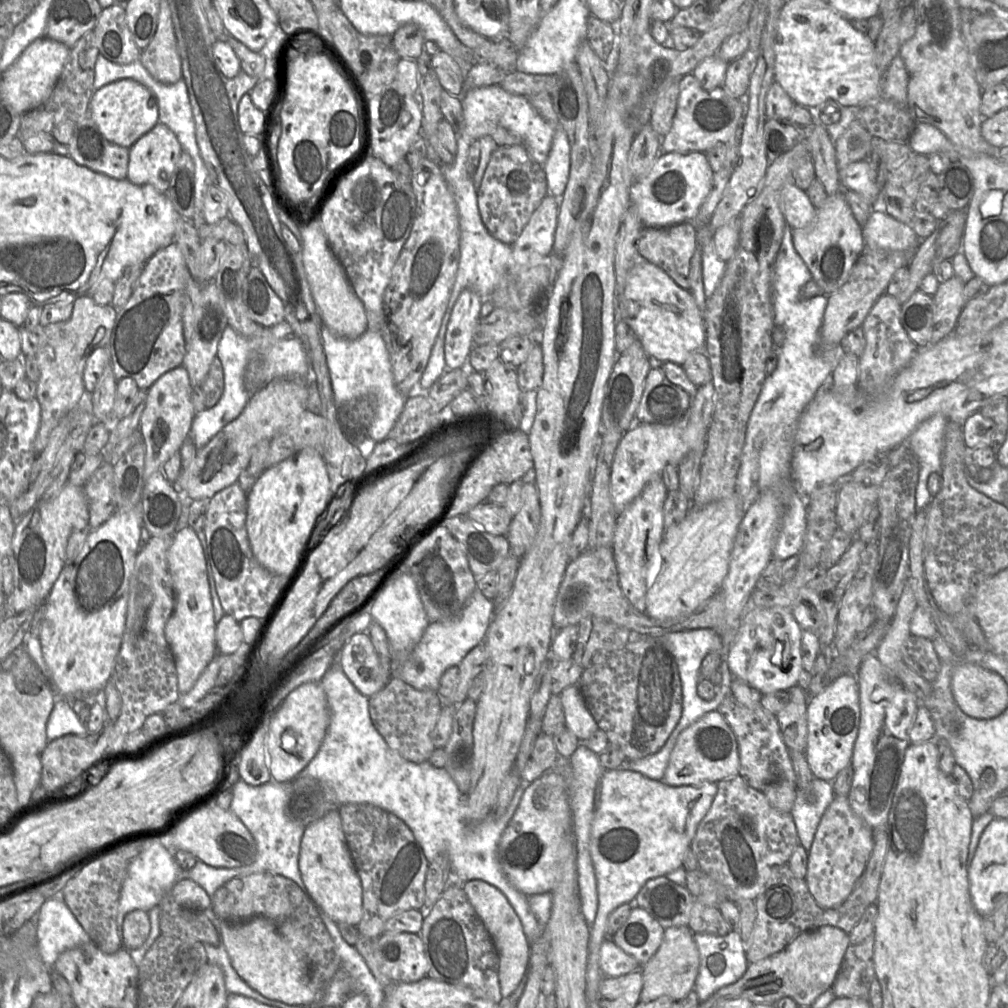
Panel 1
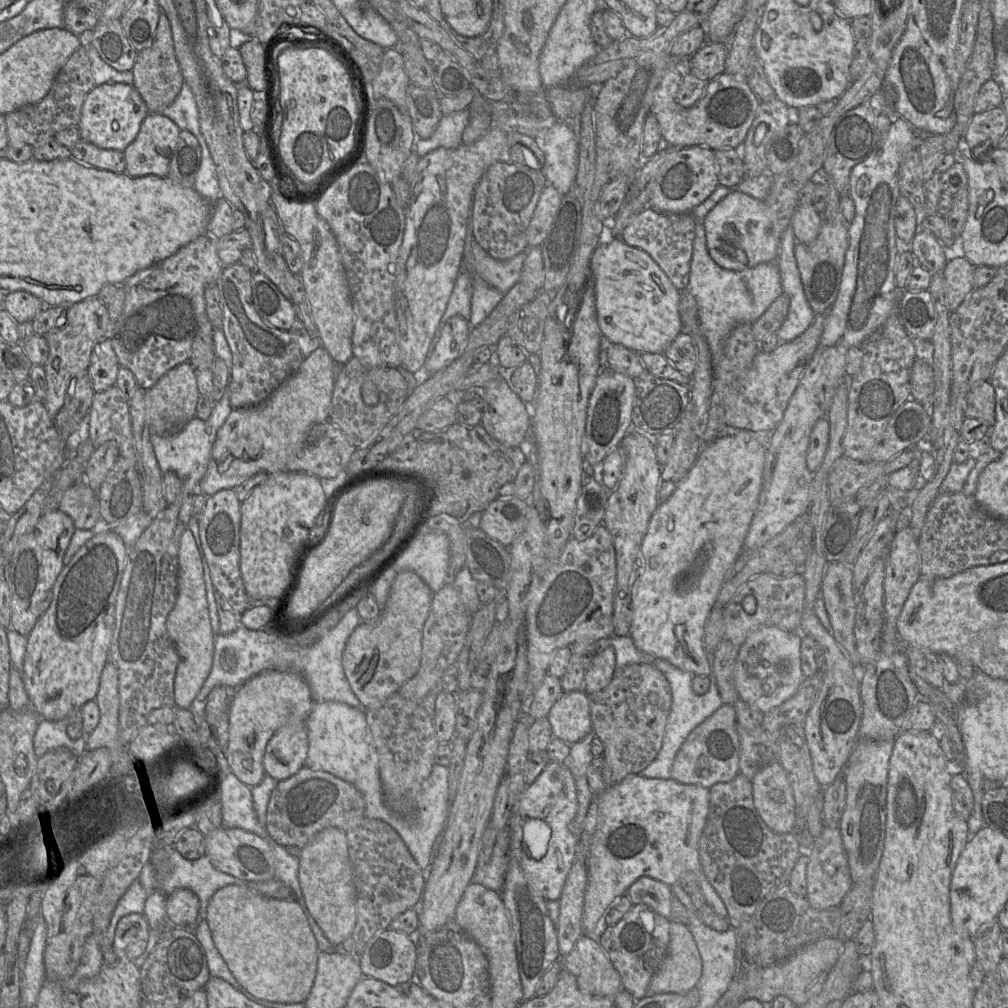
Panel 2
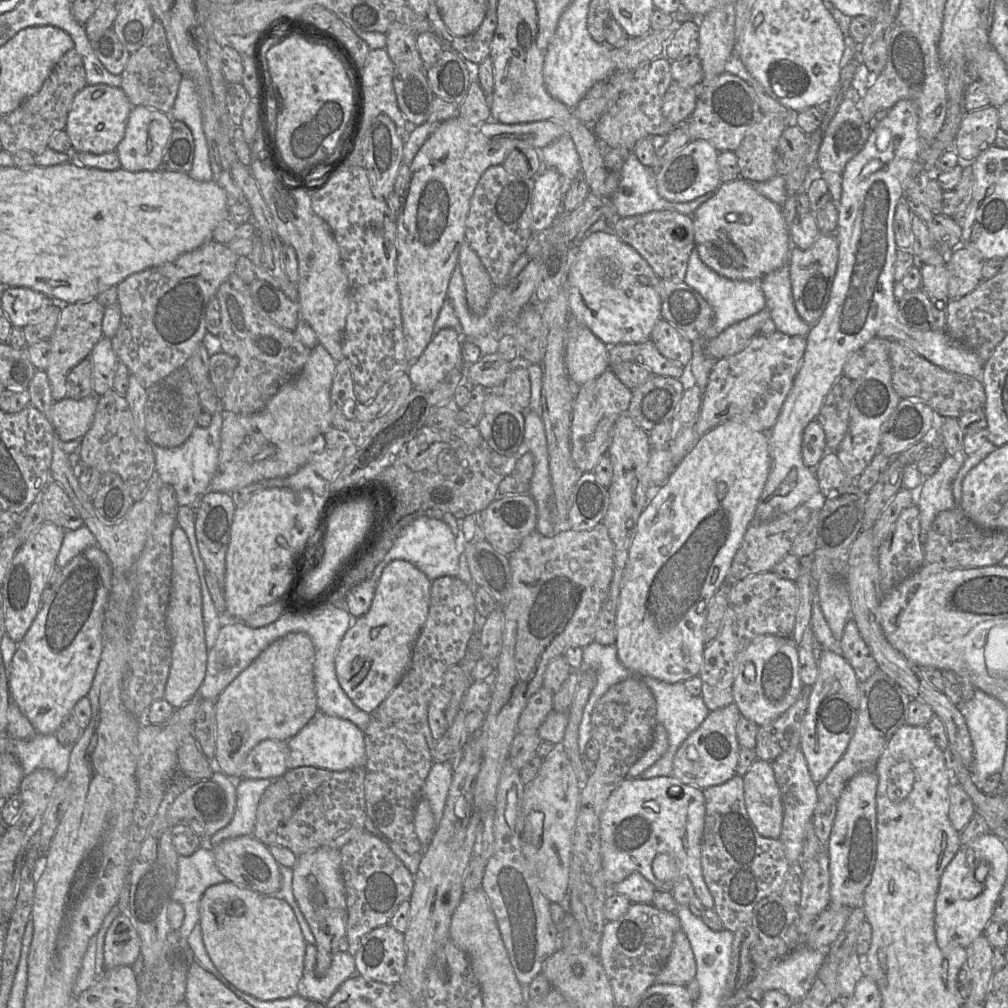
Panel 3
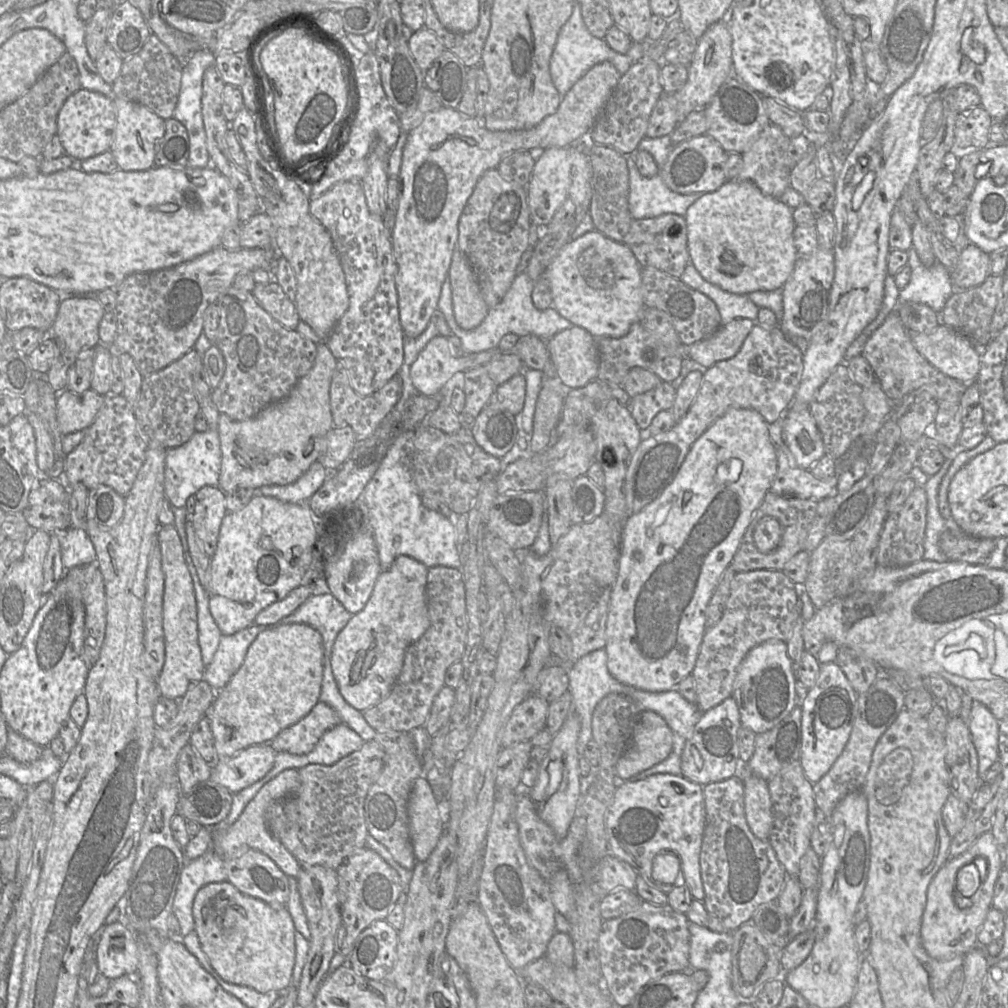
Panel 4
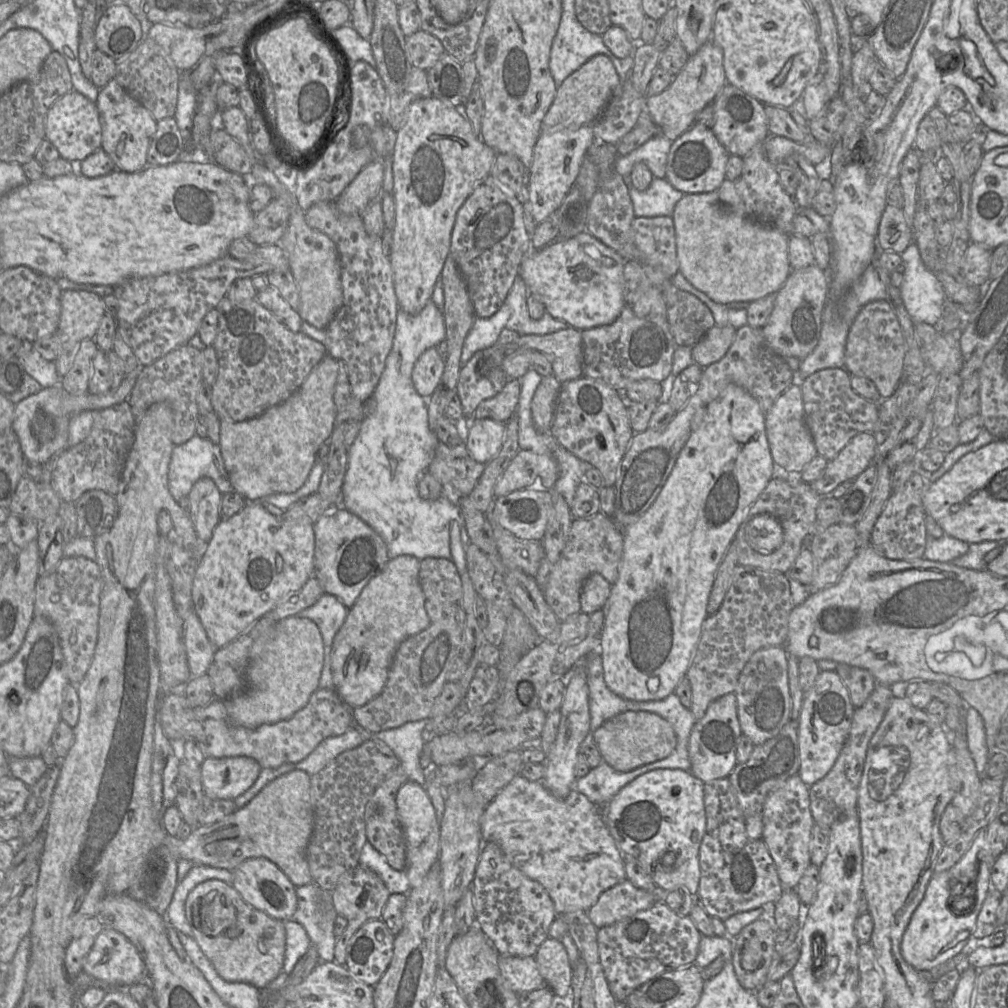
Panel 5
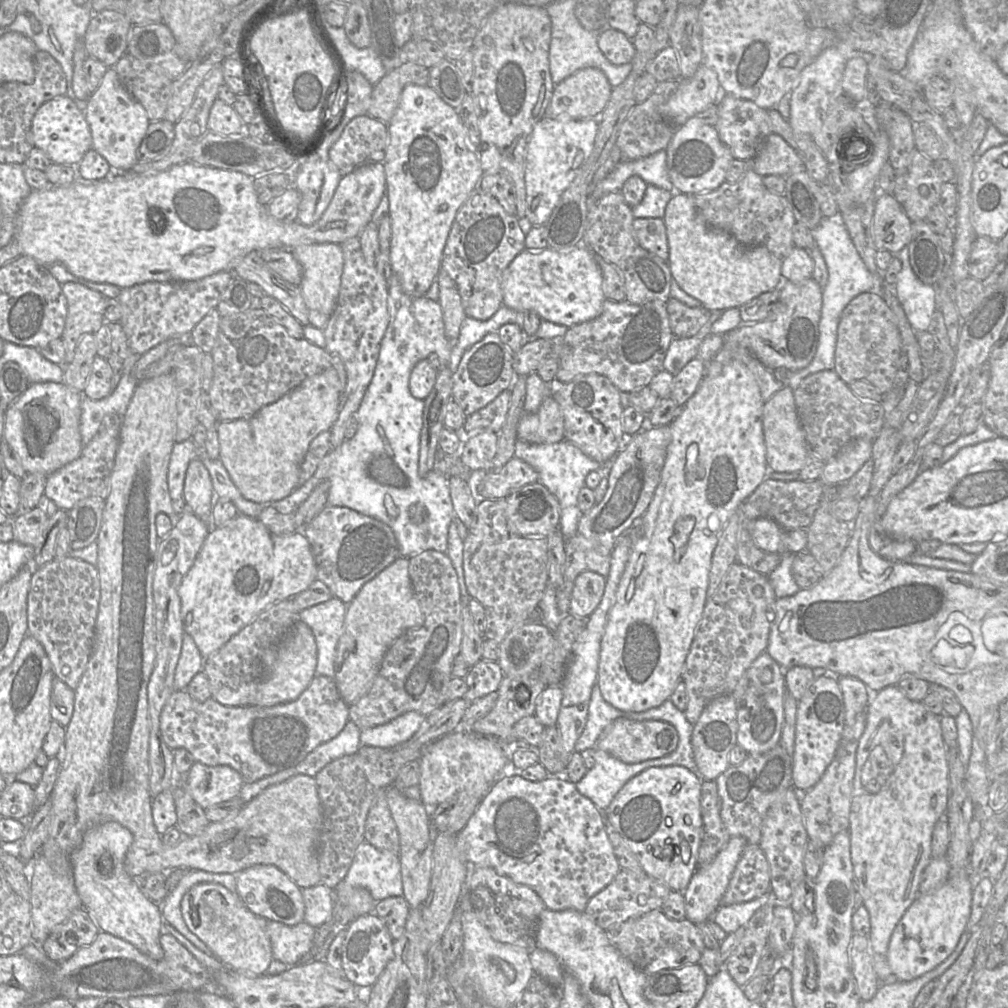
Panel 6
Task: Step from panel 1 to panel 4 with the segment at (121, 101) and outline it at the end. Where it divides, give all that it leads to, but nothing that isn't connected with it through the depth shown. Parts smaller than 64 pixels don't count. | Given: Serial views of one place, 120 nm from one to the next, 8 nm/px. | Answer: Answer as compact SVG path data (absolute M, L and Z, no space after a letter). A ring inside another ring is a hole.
M81 88L67 98L57 117L56 135L65 154L81 162L109 151L116 127L116 108L113 98Z

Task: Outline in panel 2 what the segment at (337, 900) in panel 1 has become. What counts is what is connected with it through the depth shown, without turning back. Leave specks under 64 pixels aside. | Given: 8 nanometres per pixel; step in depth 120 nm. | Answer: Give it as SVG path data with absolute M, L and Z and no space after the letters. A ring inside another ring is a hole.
M326 828L300 850L298 880L311 916L331 944L341 945L351 937L356 923L356 892L346 831Z

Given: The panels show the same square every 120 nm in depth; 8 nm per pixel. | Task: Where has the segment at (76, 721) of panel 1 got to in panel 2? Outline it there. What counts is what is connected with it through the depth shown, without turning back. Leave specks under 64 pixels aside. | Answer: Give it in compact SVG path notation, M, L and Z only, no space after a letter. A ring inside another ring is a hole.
M41 719L34 735L33 747L38 758L56 748L66 748L80 758L85 752L85 737L72 740L67 735L66 719L48 721Z

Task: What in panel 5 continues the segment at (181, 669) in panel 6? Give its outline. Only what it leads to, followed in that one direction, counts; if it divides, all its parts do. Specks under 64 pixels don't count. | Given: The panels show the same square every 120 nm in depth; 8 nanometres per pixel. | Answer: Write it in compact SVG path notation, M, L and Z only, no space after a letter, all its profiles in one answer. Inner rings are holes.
M194 607L188 608L183 621L183 642L191 678L206 674L217 648L210 642Z

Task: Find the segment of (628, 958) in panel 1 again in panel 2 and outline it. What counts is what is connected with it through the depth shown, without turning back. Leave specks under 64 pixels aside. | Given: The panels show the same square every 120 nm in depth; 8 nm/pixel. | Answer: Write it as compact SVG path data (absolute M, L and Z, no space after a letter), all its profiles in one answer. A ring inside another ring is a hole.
M592 933L582 934L570 953L560 960L562 966L575 975L584 993L608 996L622 988L619 972Z

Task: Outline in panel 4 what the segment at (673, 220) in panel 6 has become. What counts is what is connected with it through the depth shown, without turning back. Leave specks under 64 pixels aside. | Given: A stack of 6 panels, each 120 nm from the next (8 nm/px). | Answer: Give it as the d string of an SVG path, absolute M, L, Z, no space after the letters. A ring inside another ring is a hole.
M728 180L714 192L700 196L688 209L684 216L687 224L687 245L692 263L700 275L708 282L717 285L721 289L741 295L748 295L755 291L772 291L782 288L794 270L798 259L797 249L794 245L794 230L796 223L793 218L793 209L779 199L764 195L760 189L750 181Z

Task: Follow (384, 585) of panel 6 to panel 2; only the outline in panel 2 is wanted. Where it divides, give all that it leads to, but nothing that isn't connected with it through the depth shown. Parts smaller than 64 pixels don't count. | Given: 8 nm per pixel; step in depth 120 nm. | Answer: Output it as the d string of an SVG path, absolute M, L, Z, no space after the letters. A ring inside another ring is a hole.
M402 571L394 579L379 616L371 621L362 621L348 638L342 657L343 669L351 690L364 709L381 705L418 672L423 628L430 611L432 596L432 590L420 576L413 571Z

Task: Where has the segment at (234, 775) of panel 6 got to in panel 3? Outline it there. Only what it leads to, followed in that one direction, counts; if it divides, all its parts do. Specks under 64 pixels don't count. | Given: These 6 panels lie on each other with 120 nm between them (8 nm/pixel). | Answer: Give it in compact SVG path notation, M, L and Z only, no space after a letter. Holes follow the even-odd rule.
M261 741L248 753L241 766L241 778L275 780L287 772L288 756L286 741Z

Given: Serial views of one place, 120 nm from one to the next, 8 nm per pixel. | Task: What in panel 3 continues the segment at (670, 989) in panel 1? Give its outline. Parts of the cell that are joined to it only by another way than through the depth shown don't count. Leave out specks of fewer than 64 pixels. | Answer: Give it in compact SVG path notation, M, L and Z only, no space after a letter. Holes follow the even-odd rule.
M682 928L674 935L669 958L656 977L656 983L687 985L696 977L696 961L689 939Z

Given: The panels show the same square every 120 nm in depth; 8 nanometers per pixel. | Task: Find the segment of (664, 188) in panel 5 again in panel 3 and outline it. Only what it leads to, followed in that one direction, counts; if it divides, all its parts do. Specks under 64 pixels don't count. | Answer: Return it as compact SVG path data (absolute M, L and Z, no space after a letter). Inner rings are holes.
M634 152L628 155L619 174L618 190L611 197L620 217L631 217L662 210L673 210L693 216L697 208L715 194L715 191L712 191L689 202L671 202L659 195L656 176L657 172L641 164Z

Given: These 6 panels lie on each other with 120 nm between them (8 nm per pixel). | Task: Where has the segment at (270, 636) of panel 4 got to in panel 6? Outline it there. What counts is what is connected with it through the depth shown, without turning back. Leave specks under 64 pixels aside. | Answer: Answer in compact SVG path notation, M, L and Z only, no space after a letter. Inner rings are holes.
M302 620L295 621L276 646L276 659L259 685L255 706L271 707L296 700L316 675L317 645L311 628Z

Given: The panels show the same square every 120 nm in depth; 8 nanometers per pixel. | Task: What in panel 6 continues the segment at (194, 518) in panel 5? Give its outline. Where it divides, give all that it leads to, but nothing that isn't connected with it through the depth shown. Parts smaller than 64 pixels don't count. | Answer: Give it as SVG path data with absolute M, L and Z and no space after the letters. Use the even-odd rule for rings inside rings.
M193 459L186 471L183 498L192 512L205 522L211 520L213 486L203 462Z

